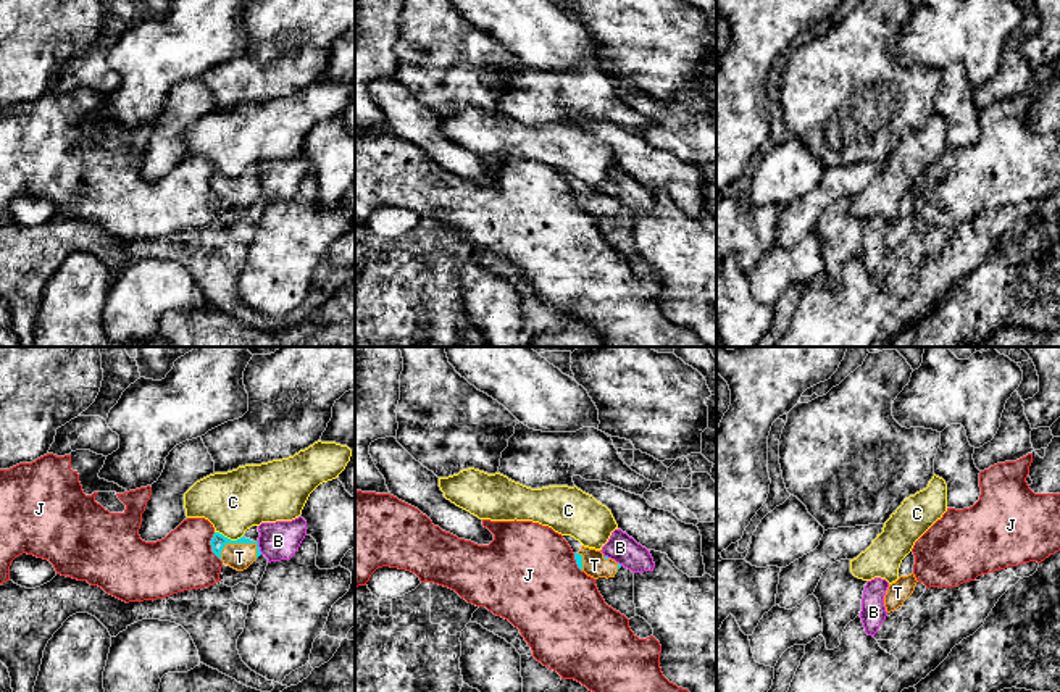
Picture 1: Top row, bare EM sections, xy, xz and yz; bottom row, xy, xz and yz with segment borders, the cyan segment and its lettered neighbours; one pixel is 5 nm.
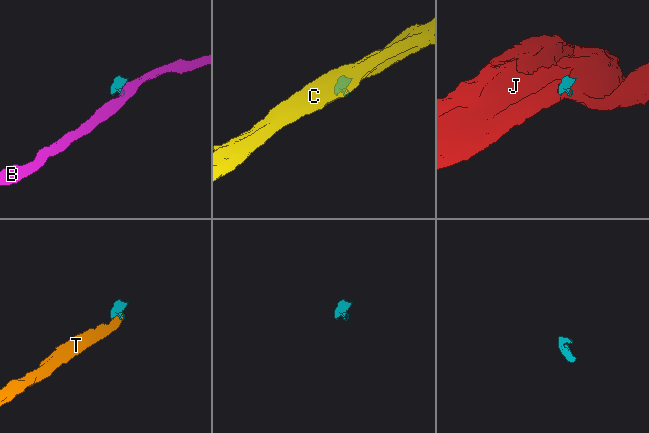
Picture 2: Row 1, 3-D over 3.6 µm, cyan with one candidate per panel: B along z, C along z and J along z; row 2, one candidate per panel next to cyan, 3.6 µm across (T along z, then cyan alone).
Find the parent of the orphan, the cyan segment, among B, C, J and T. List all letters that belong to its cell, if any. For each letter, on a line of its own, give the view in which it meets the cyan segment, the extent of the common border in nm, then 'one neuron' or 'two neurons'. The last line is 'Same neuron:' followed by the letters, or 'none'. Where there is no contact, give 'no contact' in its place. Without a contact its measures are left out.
B: xy | 70 nm | two neurons
C: xy | 140 nm | two neurons
J: xy | 160 nm | two neurons
T: xy | 200 nm | one neuron
Same neuron: T

